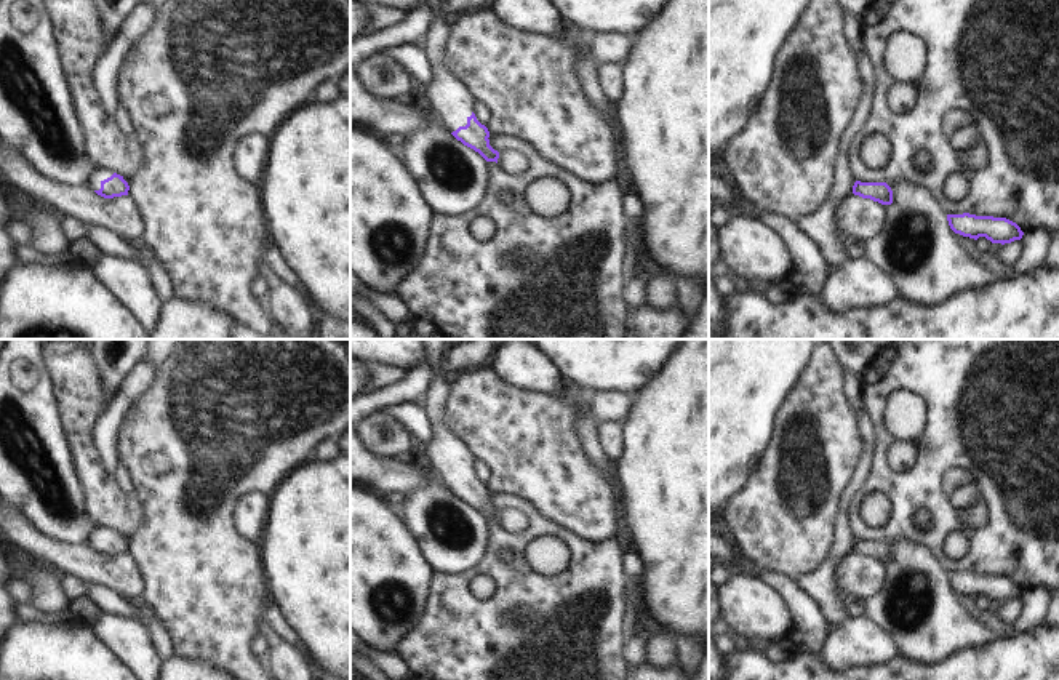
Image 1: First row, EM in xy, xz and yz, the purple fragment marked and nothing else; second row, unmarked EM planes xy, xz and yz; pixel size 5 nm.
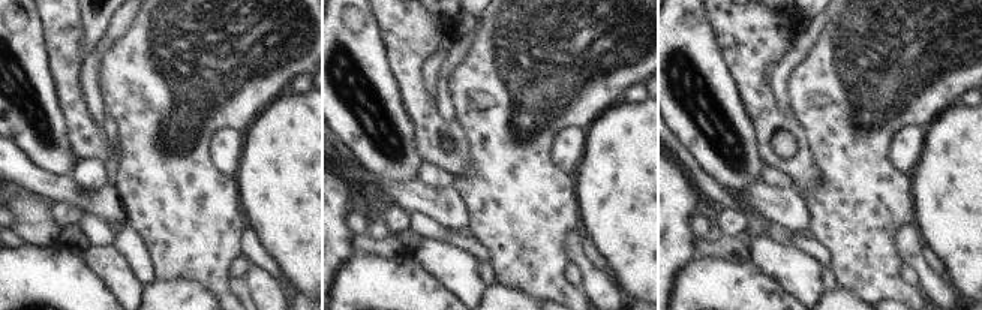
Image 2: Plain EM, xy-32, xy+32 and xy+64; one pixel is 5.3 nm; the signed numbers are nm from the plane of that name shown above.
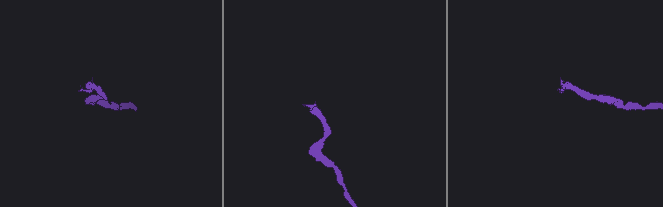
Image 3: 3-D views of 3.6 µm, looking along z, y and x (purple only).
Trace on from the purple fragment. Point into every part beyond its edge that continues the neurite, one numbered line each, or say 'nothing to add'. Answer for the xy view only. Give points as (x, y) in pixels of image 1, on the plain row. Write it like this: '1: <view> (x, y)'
1: xy (93, 540)

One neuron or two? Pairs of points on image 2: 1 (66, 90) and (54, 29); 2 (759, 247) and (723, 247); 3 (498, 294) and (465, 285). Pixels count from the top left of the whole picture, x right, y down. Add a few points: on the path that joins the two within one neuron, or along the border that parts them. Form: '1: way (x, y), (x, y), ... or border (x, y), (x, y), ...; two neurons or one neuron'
1: way (63, 75), (60, 44); one neuron
2: border (747, 246), (750, 258); two neurons
3: border (486, 288), (482, 294); two neurons

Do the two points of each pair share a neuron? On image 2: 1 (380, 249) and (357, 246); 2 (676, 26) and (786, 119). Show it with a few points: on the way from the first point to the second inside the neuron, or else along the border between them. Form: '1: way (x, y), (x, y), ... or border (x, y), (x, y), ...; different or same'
1: way (374, 247), (363, 246); same
2: border (714, 36), (741, 102); different

